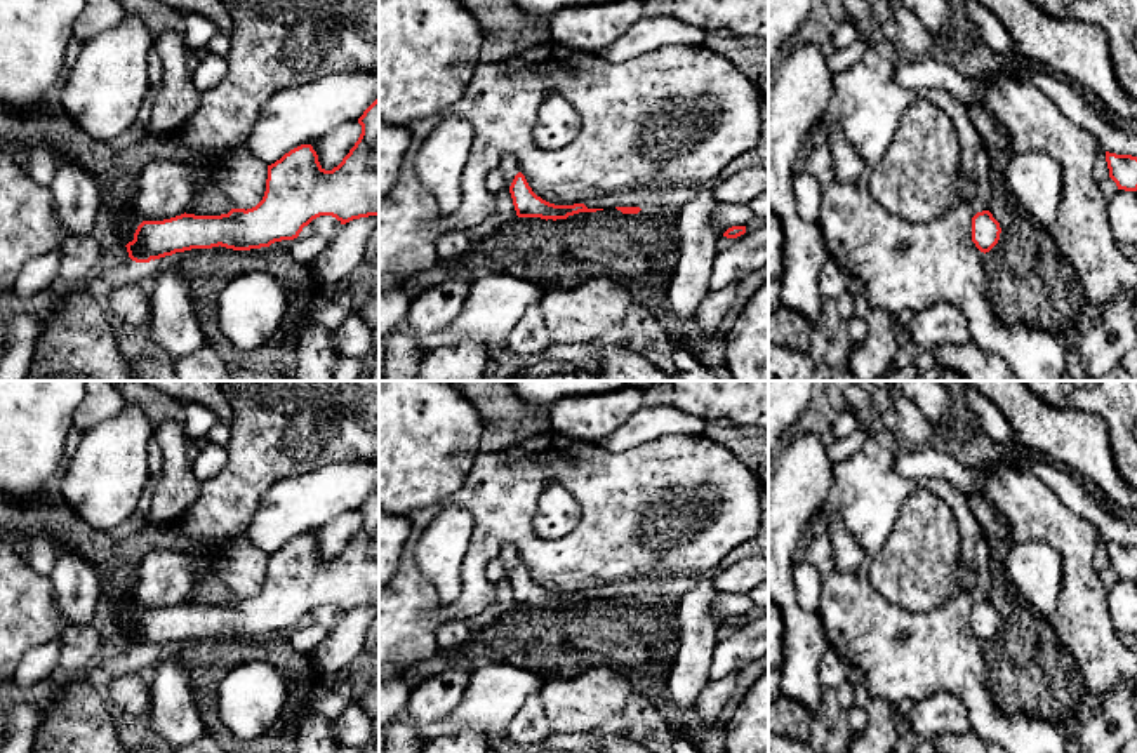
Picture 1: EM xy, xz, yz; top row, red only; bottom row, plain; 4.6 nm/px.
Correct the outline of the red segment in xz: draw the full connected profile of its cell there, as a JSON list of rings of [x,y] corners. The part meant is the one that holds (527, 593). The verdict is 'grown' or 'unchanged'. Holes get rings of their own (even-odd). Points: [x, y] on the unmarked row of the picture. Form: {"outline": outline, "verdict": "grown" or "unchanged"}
{"outline": [[[518,562],[509,576],[513,595],[518,607],[541,607],[541,609],[567,609],[579,602],[596,602],[603,598],[588,598],[584,593],[555,595],[537,586],[529,576],[525,565]]], "verdict": "unchanged"}

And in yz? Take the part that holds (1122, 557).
{"outline": [[[1106,541],[1106,551],[1118,579],[1137,581],[1137,546]]], "verdict": "unchanged"}

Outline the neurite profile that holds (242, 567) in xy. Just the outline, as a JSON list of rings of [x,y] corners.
[[[242,536],[224,543],[224,553],[212,560],[210,569],[228,588],[231,598],[247,600],[264,586],[268,555]]]

